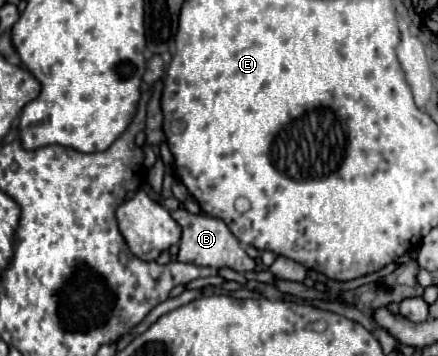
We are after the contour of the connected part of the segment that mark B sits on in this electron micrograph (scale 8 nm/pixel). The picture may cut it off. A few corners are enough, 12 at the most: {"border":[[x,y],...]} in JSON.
{"border":[[171,211],[179,261],[245,273],[255,261],[209,215]]}

